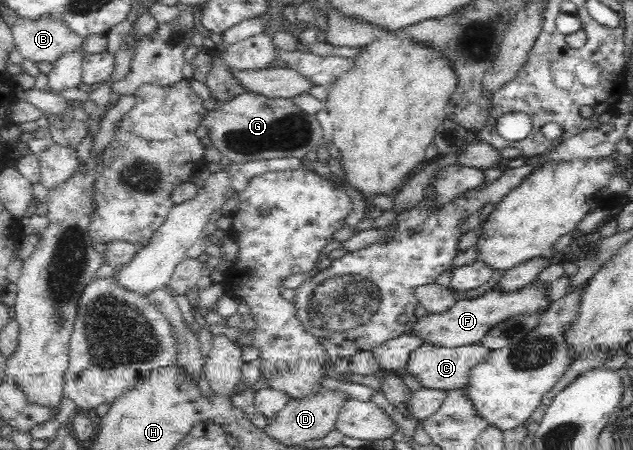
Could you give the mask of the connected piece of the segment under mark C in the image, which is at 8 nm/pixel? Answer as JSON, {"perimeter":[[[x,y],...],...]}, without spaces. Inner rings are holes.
{"perimeter":[[[422,344],[416,351],[410,353],[408,365],[404,373],[415,376],[424,388],[434,390],[450,390],[466,388],[470,384],[470,373],[476,365],[486,361],[491,349],[484,344],[458,346],[445,348],[436,344]]]}

